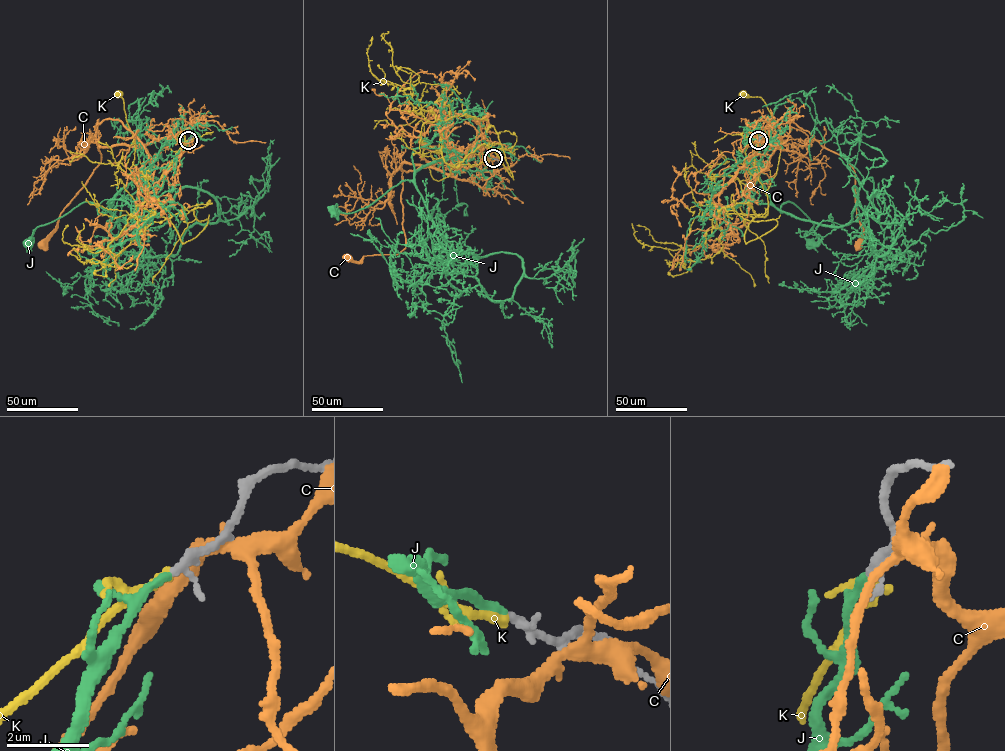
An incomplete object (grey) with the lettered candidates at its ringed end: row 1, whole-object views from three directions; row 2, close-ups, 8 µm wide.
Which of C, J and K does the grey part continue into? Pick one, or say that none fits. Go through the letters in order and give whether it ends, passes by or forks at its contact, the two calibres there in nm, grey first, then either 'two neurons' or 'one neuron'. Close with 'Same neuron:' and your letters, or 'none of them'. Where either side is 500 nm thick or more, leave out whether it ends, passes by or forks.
C: it forks | 180/320 nm | two neurons
J: it ends | 170/190 nm | one neuron
K: it ends | 260/200 nm | two neurons
Same neuron: J

